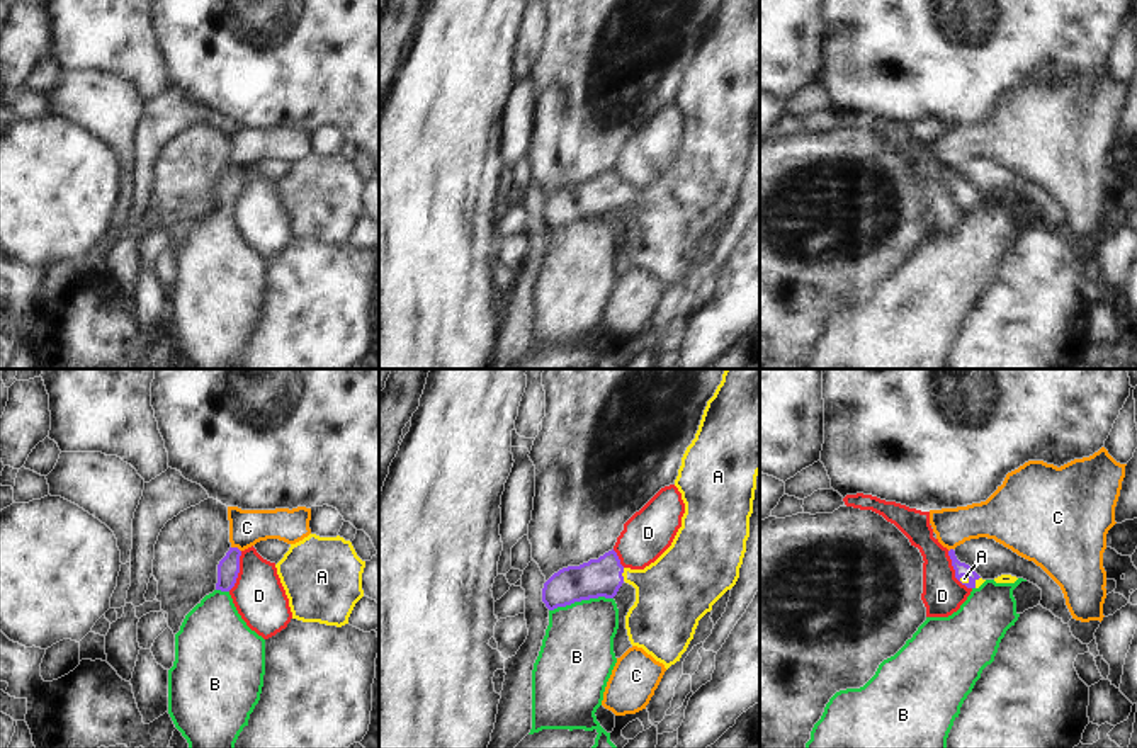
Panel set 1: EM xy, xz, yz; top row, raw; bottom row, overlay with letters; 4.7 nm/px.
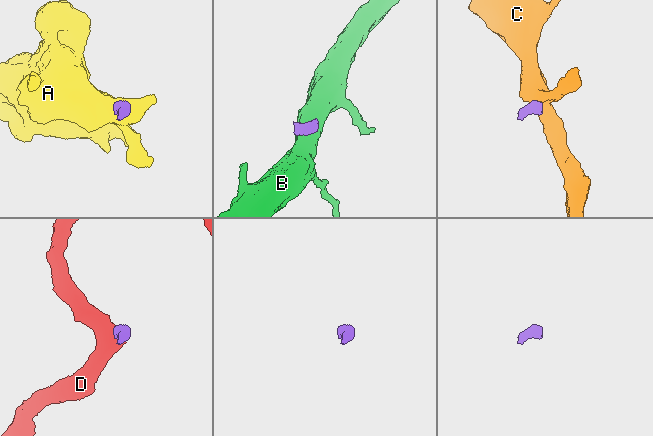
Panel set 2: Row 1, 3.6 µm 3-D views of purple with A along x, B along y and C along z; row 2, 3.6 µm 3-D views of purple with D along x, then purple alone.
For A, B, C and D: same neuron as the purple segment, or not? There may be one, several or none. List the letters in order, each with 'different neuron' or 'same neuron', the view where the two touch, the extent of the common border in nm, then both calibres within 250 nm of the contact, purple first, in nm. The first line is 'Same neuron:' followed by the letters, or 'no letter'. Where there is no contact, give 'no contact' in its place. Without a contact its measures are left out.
Same neuron: A
A: same neuron | xz | 60 nm | 180/340 nm
B: different neuron | xz | 320 nm | 180/340 nm
C: different neuron | xy | 50 nm | 110/170 nm
D: different neuron | yz | 220 nm | 60/190 nm

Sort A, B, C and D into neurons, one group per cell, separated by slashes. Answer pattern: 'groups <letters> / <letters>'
groups A / B / C / D

